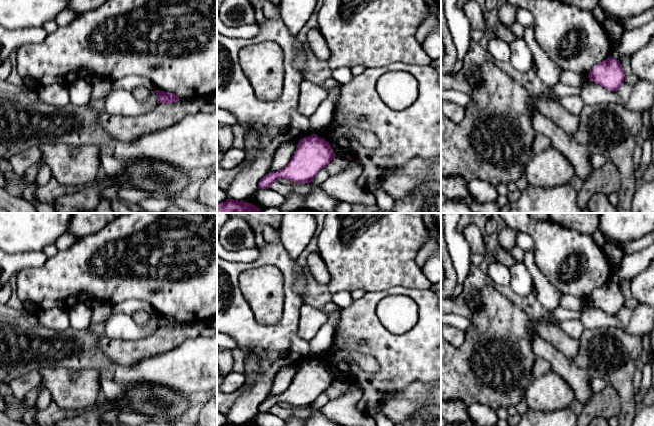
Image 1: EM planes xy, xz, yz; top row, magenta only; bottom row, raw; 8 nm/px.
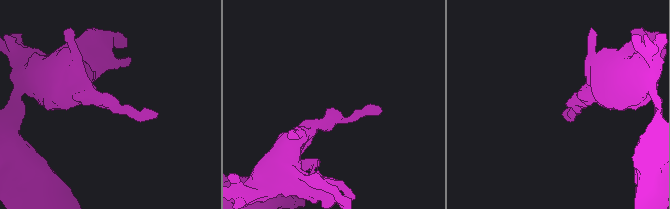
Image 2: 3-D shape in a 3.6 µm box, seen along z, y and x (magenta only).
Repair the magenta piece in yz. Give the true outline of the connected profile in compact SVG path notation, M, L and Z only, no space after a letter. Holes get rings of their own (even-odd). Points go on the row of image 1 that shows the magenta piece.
M608 57L590 71L588 78L610 91L617 91L624 82L624 70L619 60Z

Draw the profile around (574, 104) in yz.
M568 95L560 98L559 103L571 114L580 115L585 103L579 95Z

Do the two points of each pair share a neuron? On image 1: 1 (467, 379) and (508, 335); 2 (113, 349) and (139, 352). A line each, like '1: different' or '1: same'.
1: same
2: same

